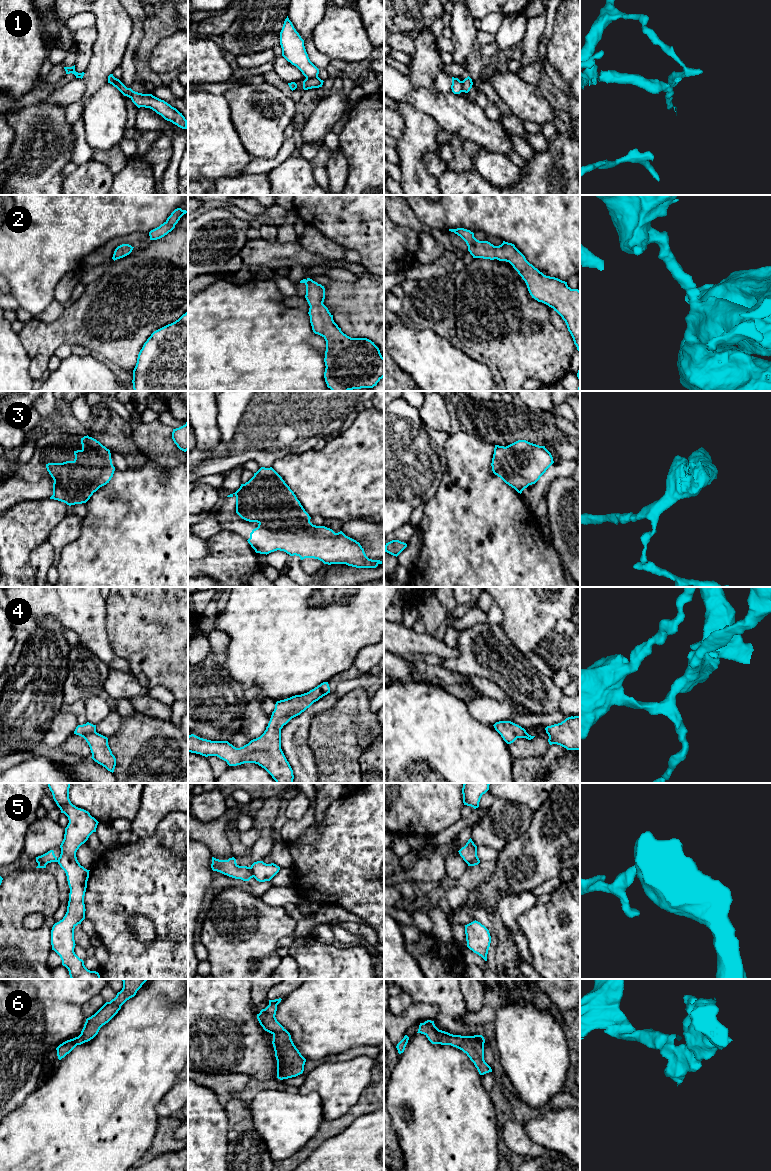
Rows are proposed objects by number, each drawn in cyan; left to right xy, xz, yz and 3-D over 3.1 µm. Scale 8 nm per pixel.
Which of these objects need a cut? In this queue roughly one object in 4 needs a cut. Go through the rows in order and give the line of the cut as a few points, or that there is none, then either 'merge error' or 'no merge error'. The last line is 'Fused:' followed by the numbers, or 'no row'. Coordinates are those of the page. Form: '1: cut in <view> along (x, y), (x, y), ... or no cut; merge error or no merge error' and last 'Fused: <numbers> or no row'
1: cut in xz along (317, 76), (306, 78); merge error
2: no cut; no merge error
3: no cut; no merge error
4: no cut; no merge error
5: cut in xz along (249, 867), (253, 876); merge error
6: no cut; no merge error
Fused: 1, 5

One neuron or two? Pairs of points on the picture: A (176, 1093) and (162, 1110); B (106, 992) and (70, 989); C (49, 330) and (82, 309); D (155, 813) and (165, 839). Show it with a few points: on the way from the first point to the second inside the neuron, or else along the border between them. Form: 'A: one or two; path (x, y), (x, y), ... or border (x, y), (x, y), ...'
A: one; path (175, 1097), (166, 1106)
B: two; border (102, 989), (99, 994)
C: one; path (57, 322), (66, 312), (74, 310)
D: two; border (177, 810), (170, 811), (151, 835), (140, 837)

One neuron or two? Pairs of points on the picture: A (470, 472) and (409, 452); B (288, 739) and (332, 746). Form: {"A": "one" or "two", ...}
{"A": "two", "B": "two"}

